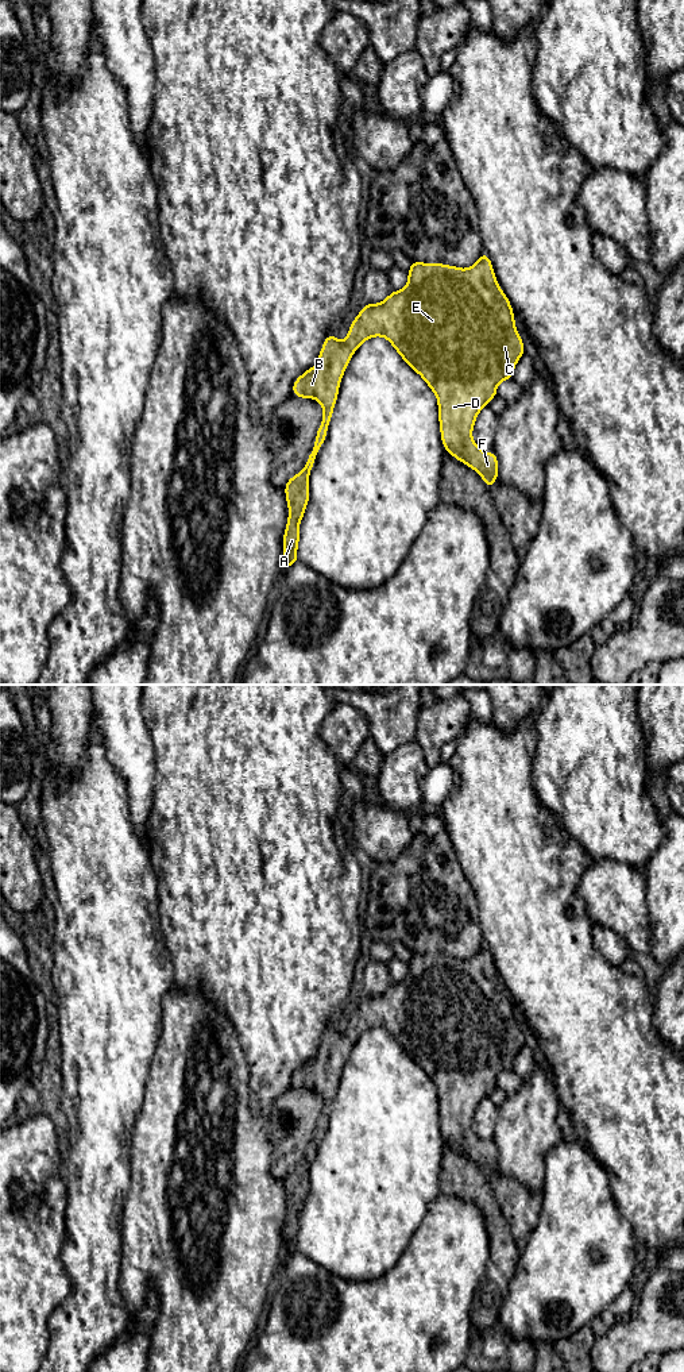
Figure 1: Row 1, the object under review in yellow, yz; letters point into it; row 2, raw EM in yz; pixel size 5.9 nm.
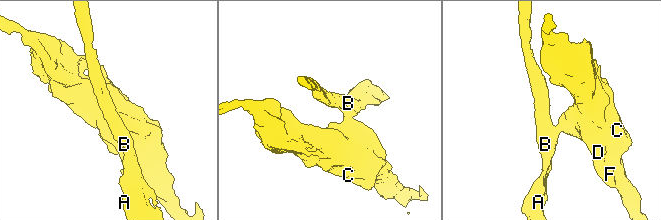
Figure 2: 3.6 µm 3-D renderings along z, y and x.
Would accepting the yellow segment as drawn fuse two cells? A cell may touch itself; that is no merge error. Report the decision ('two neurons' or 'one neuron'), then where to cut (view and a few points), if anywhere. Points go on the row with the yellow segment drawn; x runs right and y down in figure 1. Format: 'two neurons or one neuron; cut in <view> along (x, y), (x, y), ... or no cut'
two neurons; cut in yz along (343, 342), (352, 351)

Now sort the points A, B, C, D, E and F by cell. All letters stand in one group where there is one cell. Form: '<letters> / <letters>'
A B / C D E F

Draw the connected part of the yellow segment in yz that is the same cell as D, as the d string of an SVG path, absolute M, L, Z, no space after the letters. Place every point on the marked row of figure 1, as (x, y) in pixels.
M486 251L469 269L411 261L407 275L409 281L403 289L391 292L380 304L367 302L364 305L352 321L344 343L355 352L364 340L372 336L384 336L403 358L405 363L418 373L434 392L438 402L444 450L478 471L484 483L492 489L499 475L498 458L495 452L483 452L474 443L472 428L480 409L498 396L496 385L502 381L513 379L513 370L518 359L525 354L525 346L515 329L511 304L496 282L492 263Z

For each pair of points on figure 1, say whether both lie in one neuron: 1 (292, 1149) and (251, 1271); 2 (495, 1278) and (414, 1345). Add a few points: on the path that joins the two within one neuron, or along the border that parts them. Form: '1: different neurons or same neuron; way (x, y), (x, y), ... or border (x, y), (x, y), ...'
1: different neurons; border (274, 1147), (273, 1172), (283, 1179)
2: different neurons; border (486, 1267), (474, 1293), (471, 1328)

